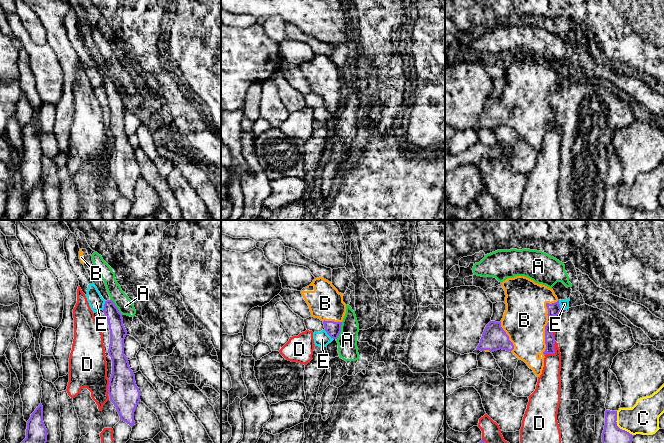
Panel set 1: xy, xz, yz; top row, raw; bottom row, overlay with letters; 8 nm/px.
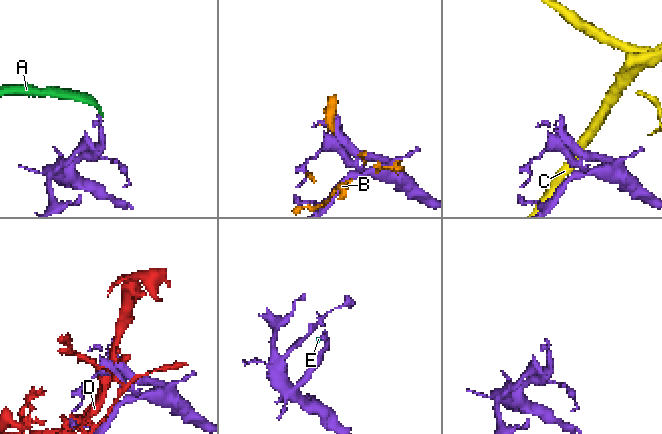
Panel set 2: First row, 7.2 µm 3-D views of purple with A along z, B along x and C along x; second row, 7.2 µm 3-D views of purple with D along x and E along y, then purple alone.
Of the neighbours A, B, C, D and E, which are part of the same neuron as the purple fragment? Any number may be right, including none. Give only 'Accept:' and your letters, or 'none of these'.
Accept: B

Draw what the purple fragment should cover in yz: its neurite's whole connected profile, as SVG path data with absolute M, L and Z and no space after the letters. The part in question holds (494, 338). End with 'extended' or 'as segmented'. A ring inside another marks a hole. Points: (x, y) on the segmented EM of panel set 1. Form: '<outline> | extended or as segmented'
M516 276L502 282L505 291L506 310L500 322L490 321L482 334L476 350L494 352L506 350L512 352L518 359L524 361L537 377L540 377L544 367L546 354L555 354L555 338L553 326L548 319L560 314L559 300L553 289L535 283L533 280Z | extended

